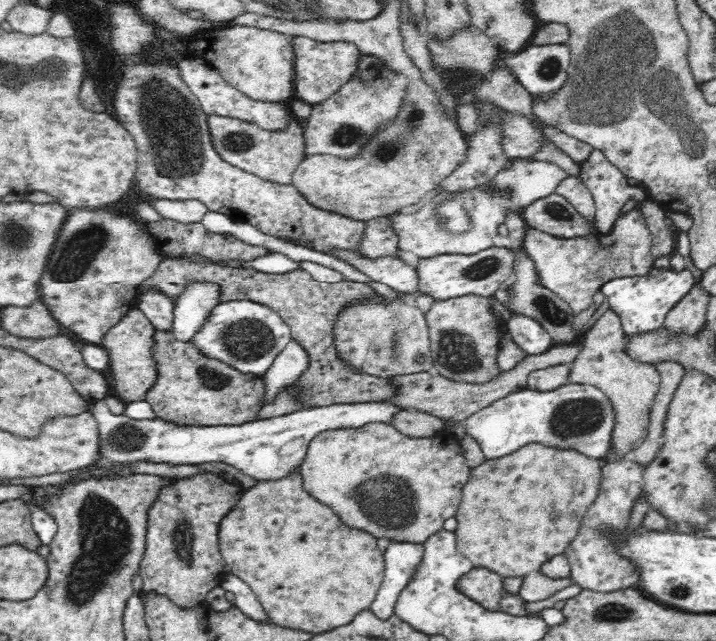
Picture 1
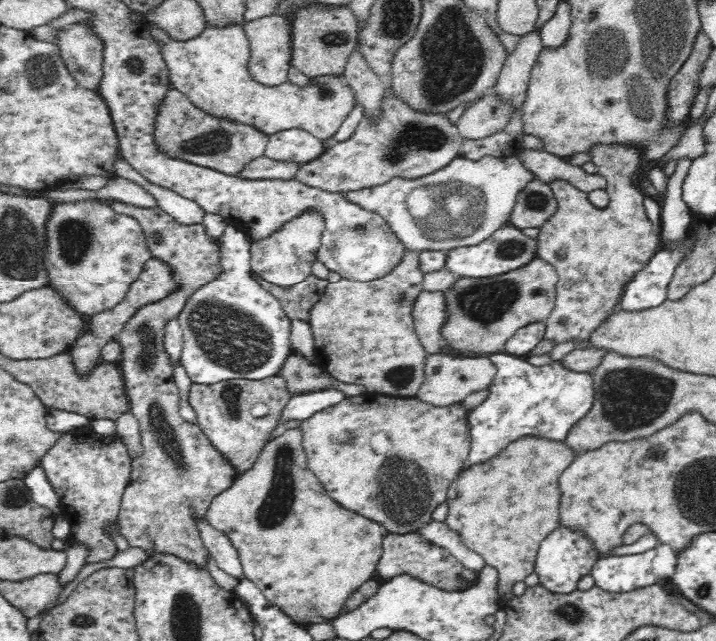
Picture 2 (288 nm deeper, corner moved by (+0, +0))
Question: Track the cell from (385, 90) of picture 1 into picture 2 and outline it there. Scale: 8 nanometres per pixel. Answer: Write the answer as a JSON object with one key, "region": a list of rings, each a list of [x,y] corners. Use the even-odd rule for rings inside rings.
{"region":[[[256,158],[242,166],[242,170],[234,176],[242,180],[294,180],[300,166],[292,162],[276,162],[270,158]]]}

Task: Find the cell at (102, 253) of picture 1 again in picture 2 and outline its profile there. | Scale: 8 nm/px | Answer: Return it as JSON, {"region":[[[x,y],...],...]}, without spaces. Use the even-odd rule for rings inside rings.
{"region":[[[100,200],[52,204],[46,222],[46,240],[50,288],[54,288],[74,310],[84,314],[84,318],[118,306],[152,258],[140,224]]]}

